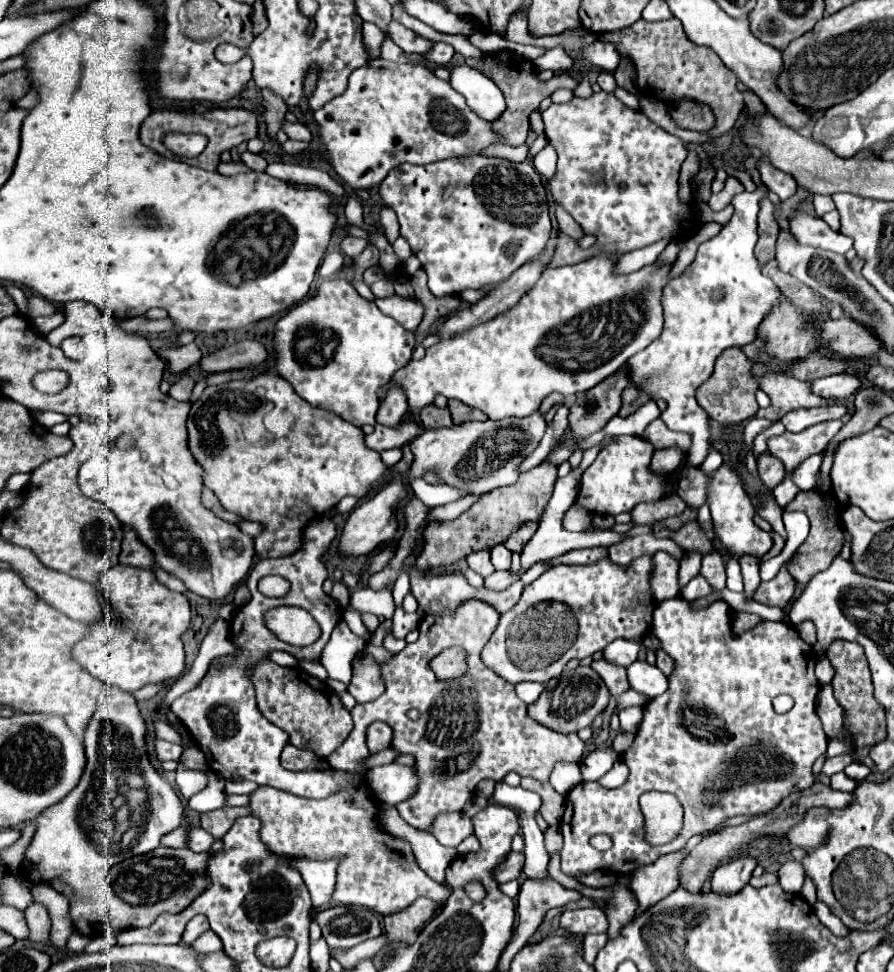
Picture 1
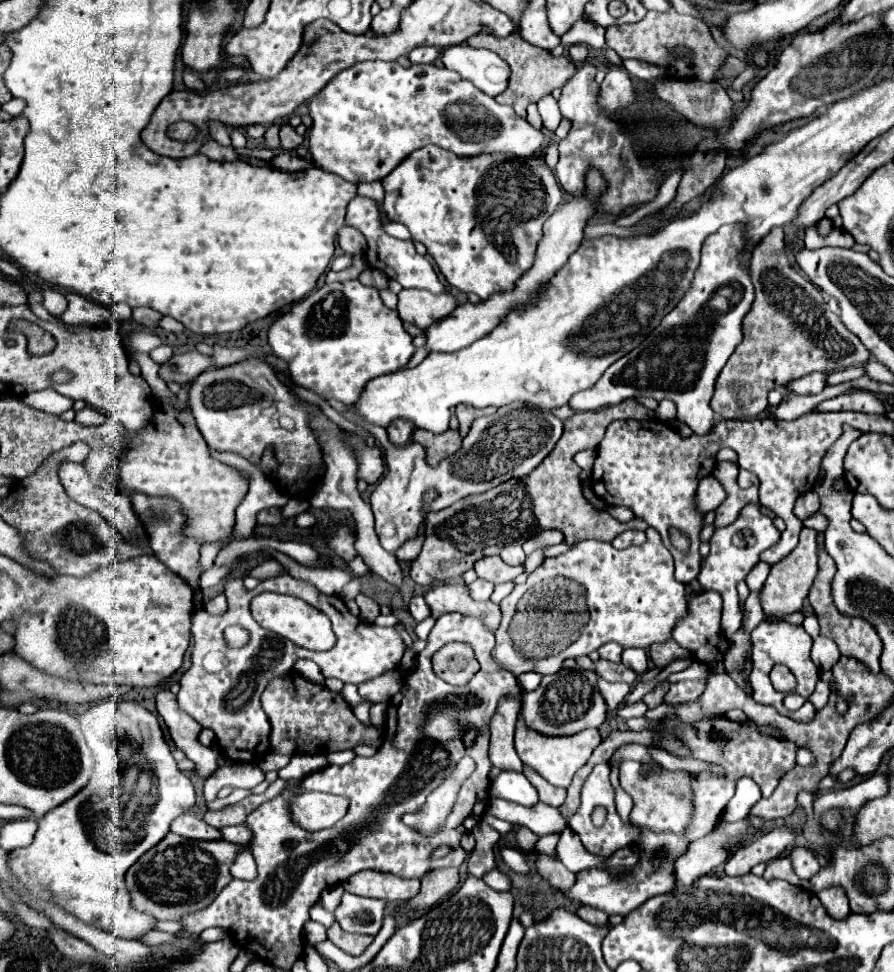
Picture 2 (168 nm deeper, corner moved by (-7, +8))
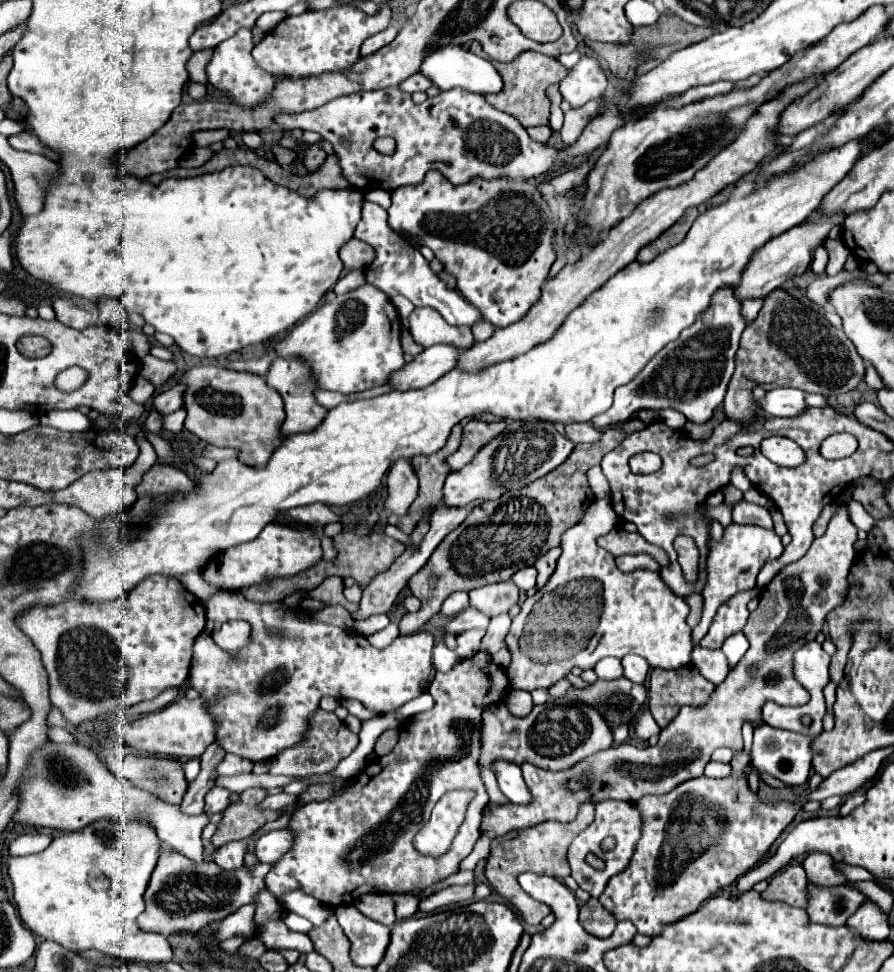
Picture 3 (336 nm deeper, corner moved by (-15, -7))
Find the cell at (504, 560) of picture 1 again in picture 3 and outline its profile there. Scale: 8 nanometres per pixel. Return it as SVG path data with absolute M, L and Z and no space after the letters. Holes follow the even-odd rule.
M524 567L516 575L512 575L512 581L518 585L520 591L528 591L536 585L536 569L534 567Z

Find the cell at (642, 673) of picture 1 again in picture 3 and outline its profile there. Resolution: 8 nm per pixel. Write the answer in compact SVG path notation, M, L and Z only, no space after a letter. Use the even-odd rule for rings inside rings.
M626 655L626 657L622 657L622 669L624 669L626 679L630 679L634 683L644 683L646 673L648 673L648 663L644 657Z

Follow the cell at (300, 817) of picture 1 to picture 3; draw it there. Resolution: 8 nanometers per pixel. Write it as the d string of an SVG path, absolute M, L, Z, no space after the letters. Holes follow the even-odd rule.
M368 893L368 895L360 897L354 903L354 907L368 919L374 919L386 927L392 927L396 923L394 901L388 893Z

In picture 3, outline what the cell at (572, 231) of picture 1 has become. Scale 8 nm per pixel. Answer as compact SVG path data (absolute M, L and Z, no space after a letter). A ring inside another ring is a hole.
M694 207L688 209L688 211L682 215L682 219L678 219L670 229L666 229L656 241L652 241L652 243L648 243L646 247L640 249L640 253L638 253L638 263L648 263L648 261L652 261L656 255L664 253L668 247L680 243L680 241L686 237L686 233L688 233L688 229L690 229L690 225L694 223L696 217L698 217L698 209L694 209Z

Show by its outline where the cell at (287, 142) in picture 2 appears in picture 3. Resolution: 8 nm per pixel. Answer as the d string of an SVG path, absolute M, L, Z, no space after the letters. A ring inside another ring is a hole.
M274 147L274 161L280 165L290 165L296 159L296 153L290 149L282 149L282 147Z

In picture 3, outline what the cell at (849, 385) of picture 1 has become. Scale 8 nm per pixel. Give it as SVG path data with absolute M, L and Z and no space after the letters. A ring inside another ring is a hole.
M776 387L766 391L764 399L756 401L756 407L764 415L772 417L792 417L806 409L804 393L800 389L790 389L790 387Z

